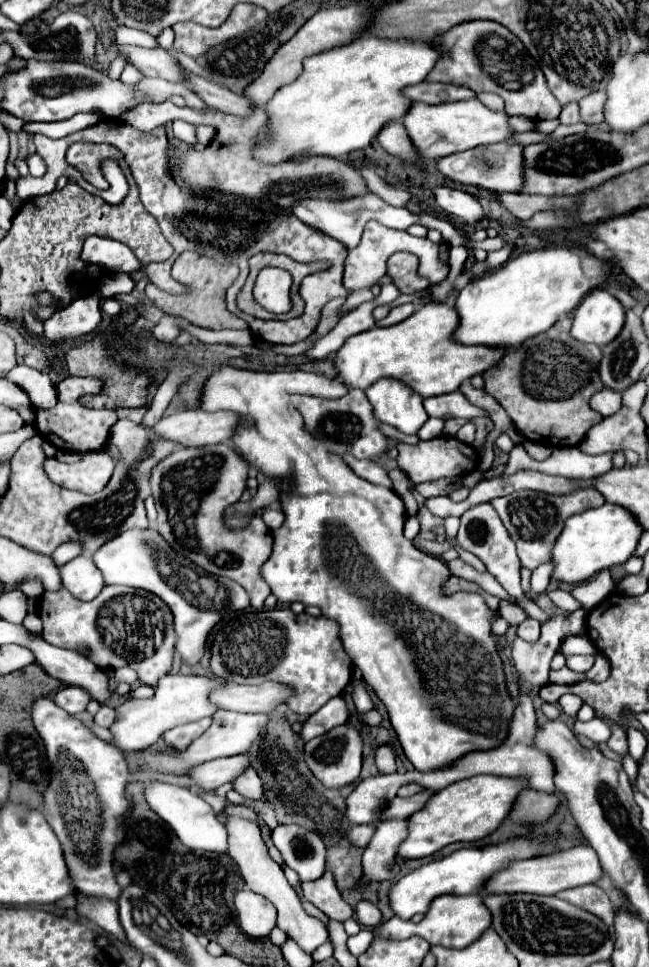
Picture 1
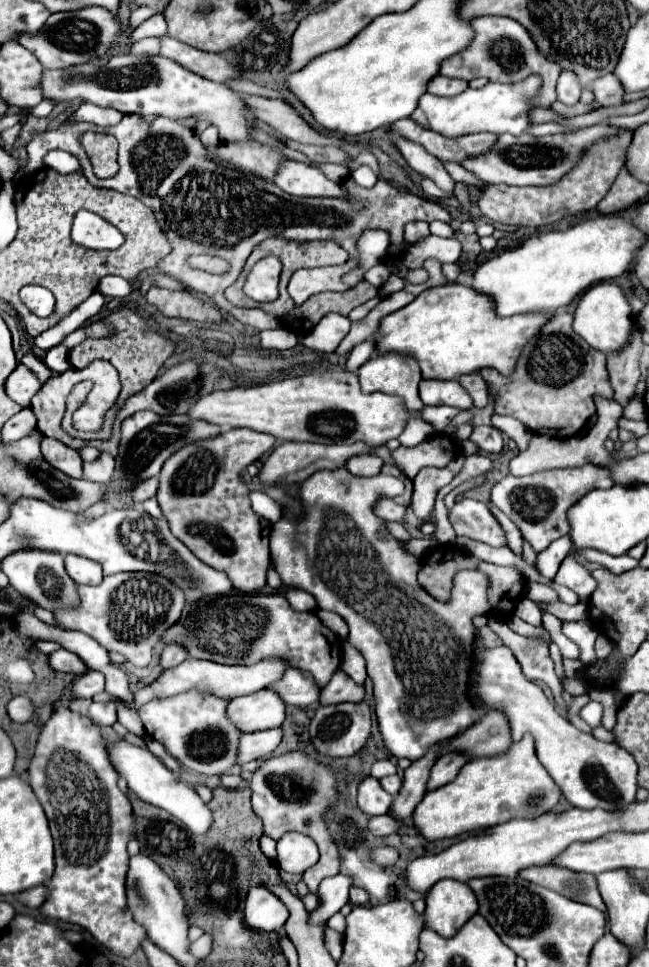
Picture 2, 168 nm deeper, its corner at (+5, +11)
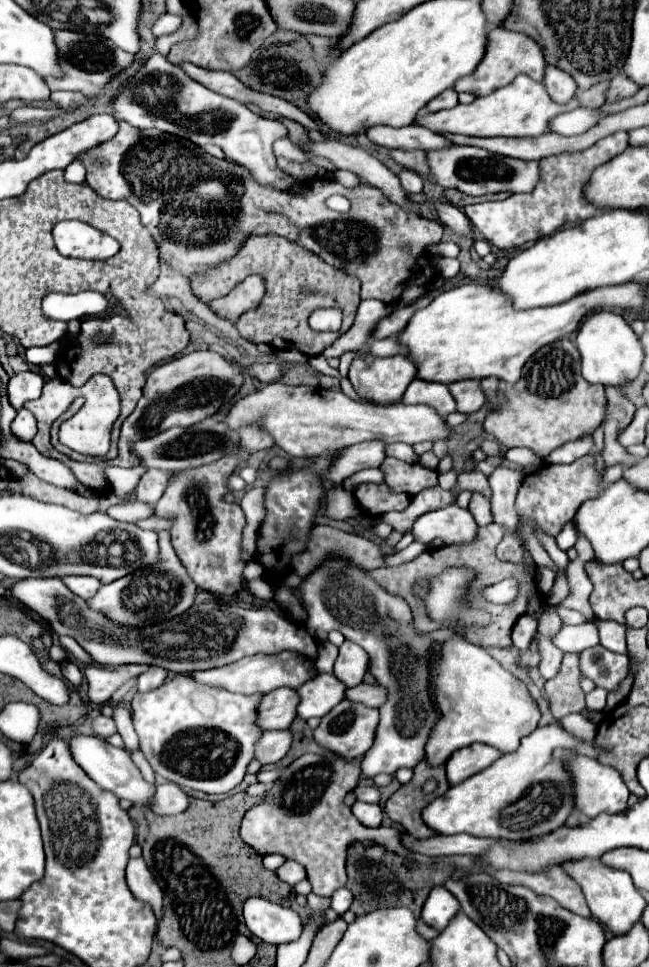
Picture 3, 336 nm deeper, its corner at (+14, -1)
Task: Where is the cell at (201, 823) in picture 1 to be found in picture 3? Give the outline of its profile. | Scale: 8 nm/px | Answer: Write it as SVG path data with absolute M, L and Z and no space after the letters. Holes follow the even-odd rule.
M85 734L73 736L67 744L69 744L69 750L73 754L73 760L77 764L81 764L83 770L87 772L87 776L93 778L103 790L111 790L119 798L127 798L133 804L149 806L149 800L153 798L155 788L141 778L141 772L137 770L137 766L133 764L133 760L131 760L131 756L129 756L129 752L125 748L115 748L115 746L107 744L103 738L85 736Z

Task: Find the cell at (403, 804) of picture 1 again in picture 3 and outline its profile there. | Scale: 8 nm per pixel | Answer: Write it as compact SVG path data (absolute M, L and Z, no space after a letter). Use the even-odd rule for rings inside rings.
M471 744L471 746L465 746L457 752L453 752L453 756L447 760L449 784L455 786L455 784L467 780L471 774L485 770L499 756L501 756L501 752L497 752L489 744Z

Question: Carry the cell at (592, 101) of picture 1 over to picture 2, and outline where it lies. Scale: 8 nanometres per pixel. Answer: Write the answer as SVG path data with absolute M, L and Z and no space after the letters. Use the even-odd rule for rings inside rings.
M606 74L606 76L598 78L598 82L592 82L590 90L594 92L594 100L600 106L622 106L624 104L624 100L622 100L624 90L614 74Z

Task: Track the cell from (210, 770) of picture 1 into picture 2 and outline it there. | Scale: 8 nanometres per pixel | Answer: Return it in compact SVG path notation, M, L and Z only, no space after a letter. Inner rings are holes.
M272 728L264 732L254 732L254 734L244 734L242 742L238 744L238 764L246 764L252 760L260 760L268 756L282 740L282 730Z

